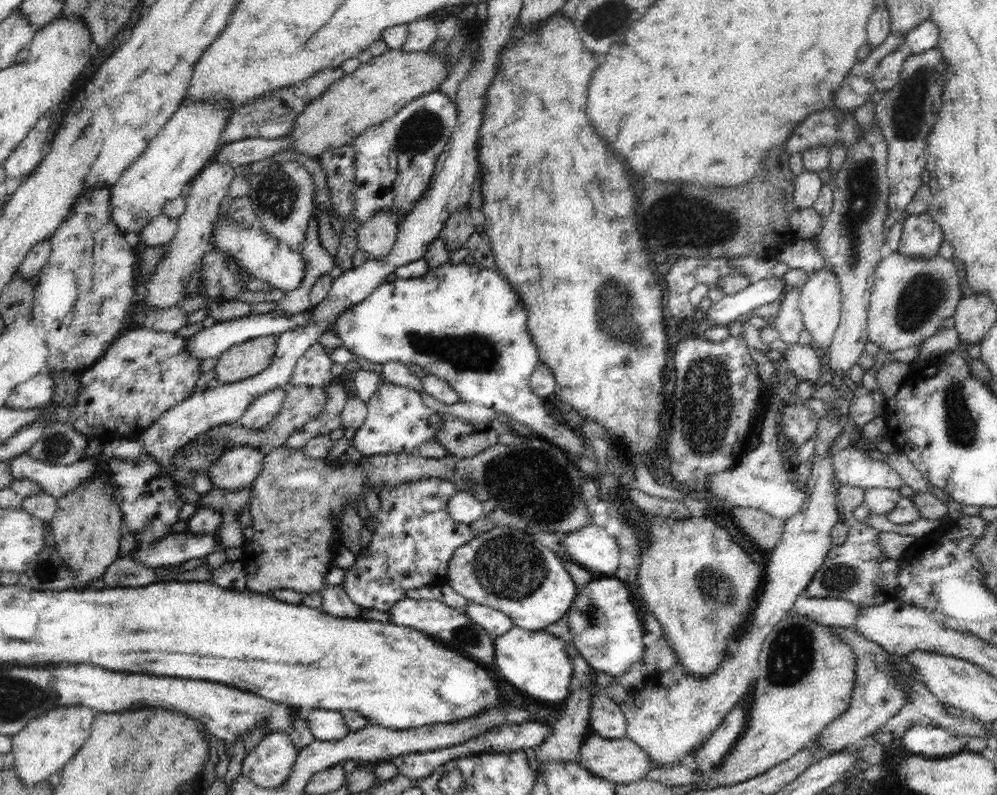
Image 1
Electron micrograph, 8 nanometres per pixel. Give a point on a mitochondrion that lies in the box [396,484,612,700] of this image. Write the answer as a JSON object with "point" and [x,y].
{"point":[506,566]}

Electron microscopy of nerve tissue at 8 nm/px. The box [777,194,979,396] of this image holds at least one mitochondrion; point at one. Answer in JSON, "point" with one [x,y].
{"point":[925,294]}

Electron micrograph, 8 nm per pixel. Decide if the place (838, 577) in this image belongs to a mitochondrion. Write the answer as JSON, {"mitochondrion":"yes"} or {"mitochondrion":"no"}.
{"mitochondrion":"yes"}

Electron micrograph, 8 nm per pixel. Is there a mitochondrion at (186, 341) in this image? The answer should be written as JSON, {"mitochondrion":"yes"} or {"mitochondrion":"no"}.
{"mitochondrion":"no"}

